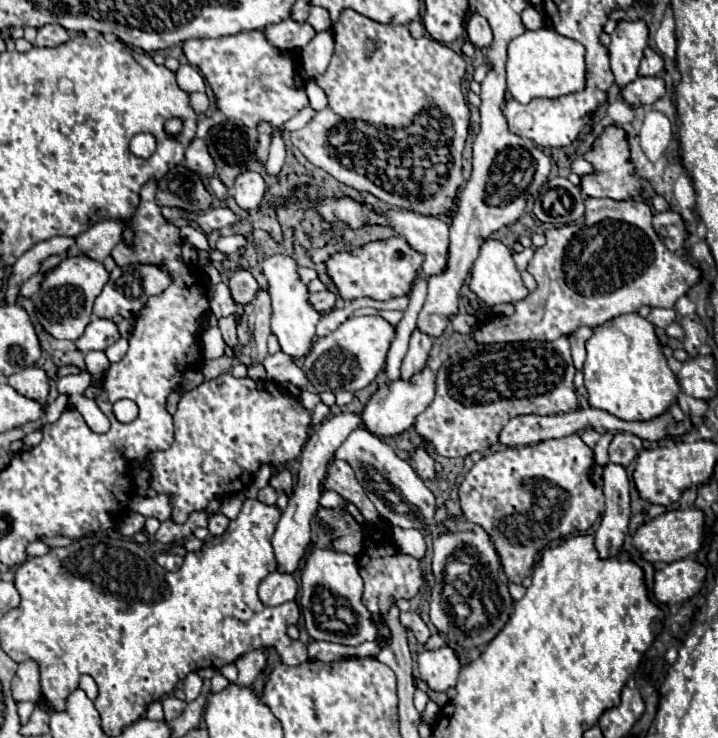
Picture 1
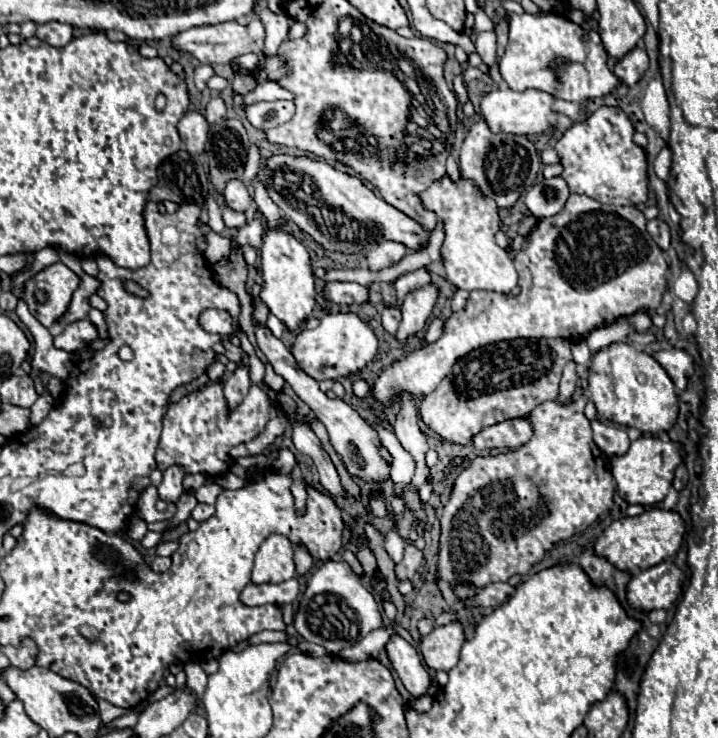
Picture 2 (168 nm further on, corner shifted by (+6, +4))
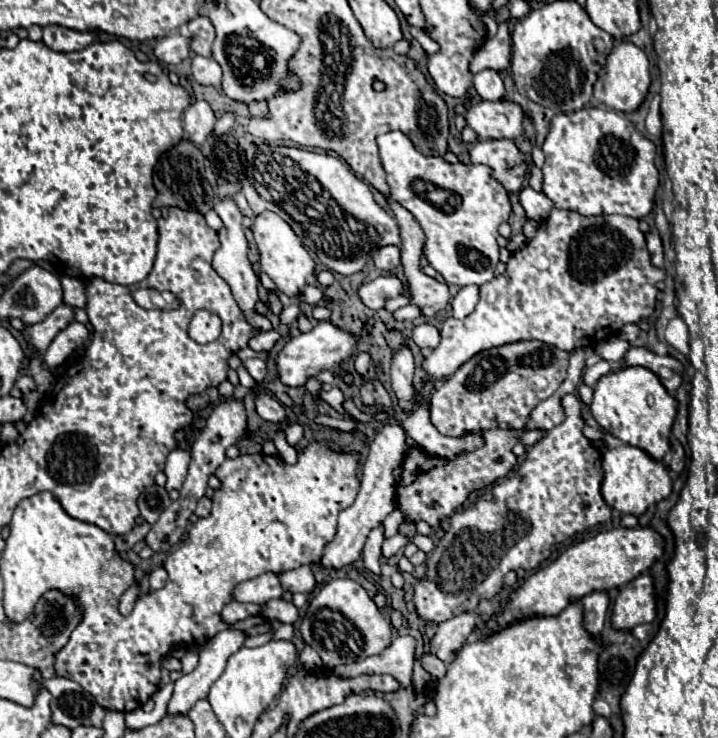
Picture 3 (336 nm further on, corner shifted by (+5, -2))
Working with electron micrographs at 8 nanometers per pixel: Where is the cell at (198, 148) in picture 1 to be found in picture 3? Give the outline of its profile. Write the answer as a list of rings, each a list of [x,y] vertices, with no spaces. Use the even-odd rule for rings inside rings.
[[[206,100],[192,102],[184,112],[184,130],[190,132],[190,140],[198,146],[208,138],[214,128],[214,122],[216,116]]]

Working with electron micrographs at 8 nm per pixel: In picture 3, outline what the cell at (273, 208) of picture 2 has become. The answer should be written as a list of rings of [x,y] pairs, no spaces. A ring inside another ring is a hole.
[[[266,212],[264,220],[254,220],[252,232],[254,232],[254,240],[258,244],[262,270],[276,282],[280,292],[294,296],[306,284],[306,278],[314,274],[314,260],[304,250],[302,242],[294,234],[294,230],[272,212]]]

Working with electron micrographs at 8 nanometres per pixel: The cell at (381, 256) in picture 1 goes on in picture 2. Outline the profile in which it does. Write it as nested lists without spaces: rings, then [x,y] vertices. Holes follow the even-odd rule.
[[[381,242],[377,248],[373,248],[371,252],[367,252],[367,266],[373,272],[379,272],[383,268],[389,268],[397,262],[401,262],[401,258],[407,254],[407,248],[401,246],[399,242]]]

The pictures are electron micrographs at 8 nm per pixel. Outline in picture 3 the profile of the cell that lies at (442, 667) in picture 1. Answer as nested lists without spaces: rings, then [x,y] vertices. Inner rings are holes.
[[[476,612],[458,614],[438,626],[436,636],[430,640],[430,652],[444,662],[452,662],[458,650],[466,644],[468,636],[474,632],[480,616]]]

